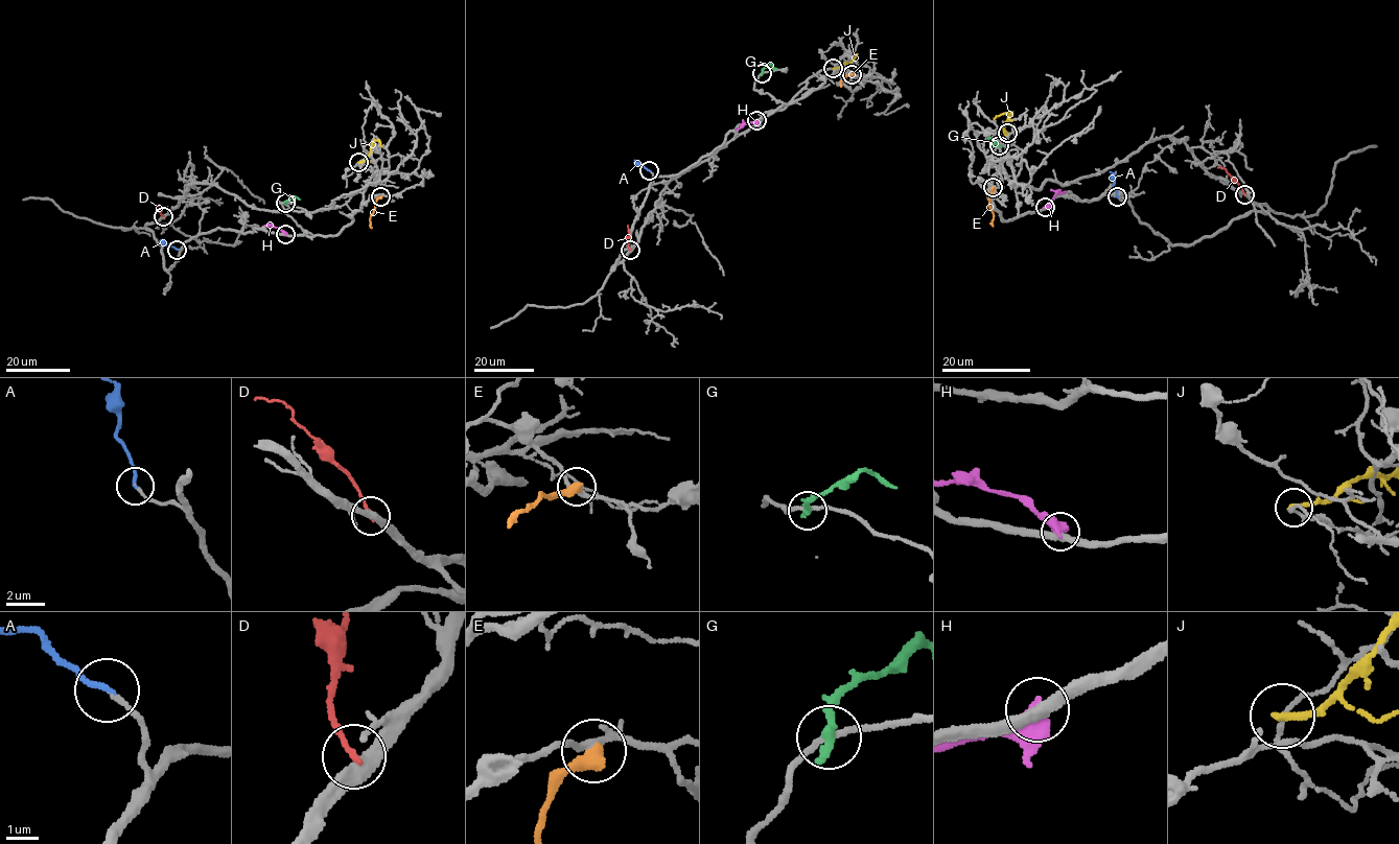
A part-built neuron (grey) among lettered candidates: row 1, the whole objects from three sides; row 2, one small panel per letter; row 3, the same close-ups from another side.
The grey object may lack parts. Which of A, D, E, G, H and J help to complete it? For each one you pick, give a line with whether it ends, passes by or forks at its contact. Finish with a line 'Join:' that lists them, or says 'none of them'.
A: It ends there
Join: A

